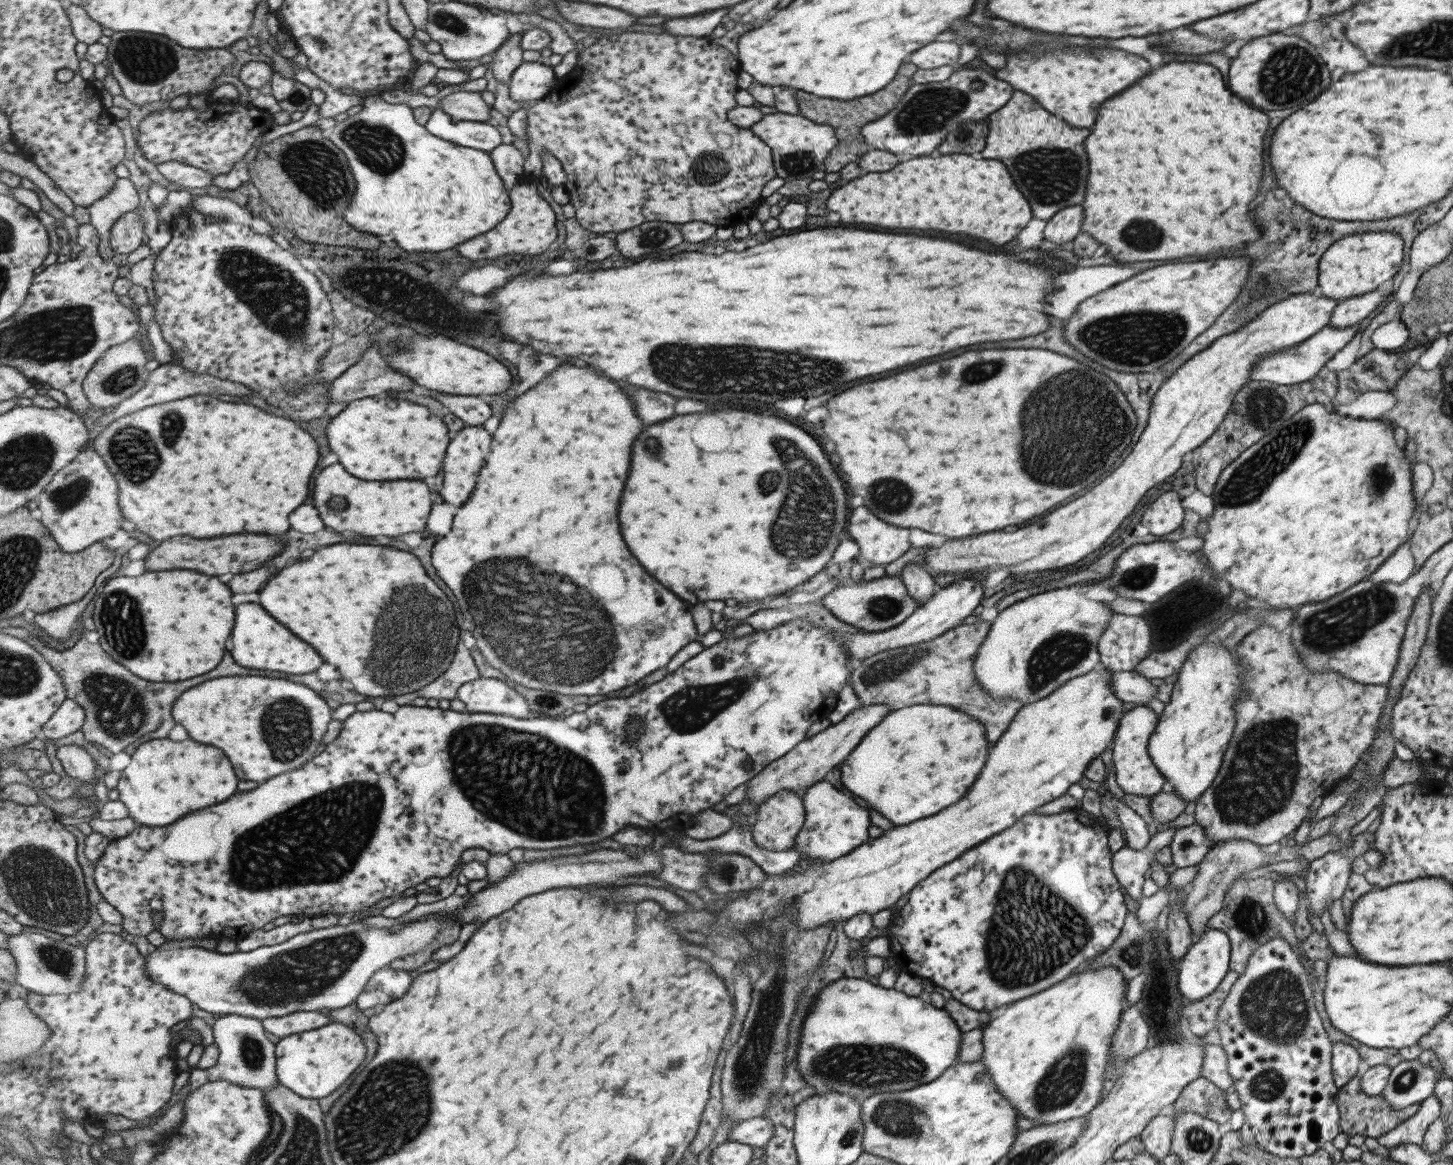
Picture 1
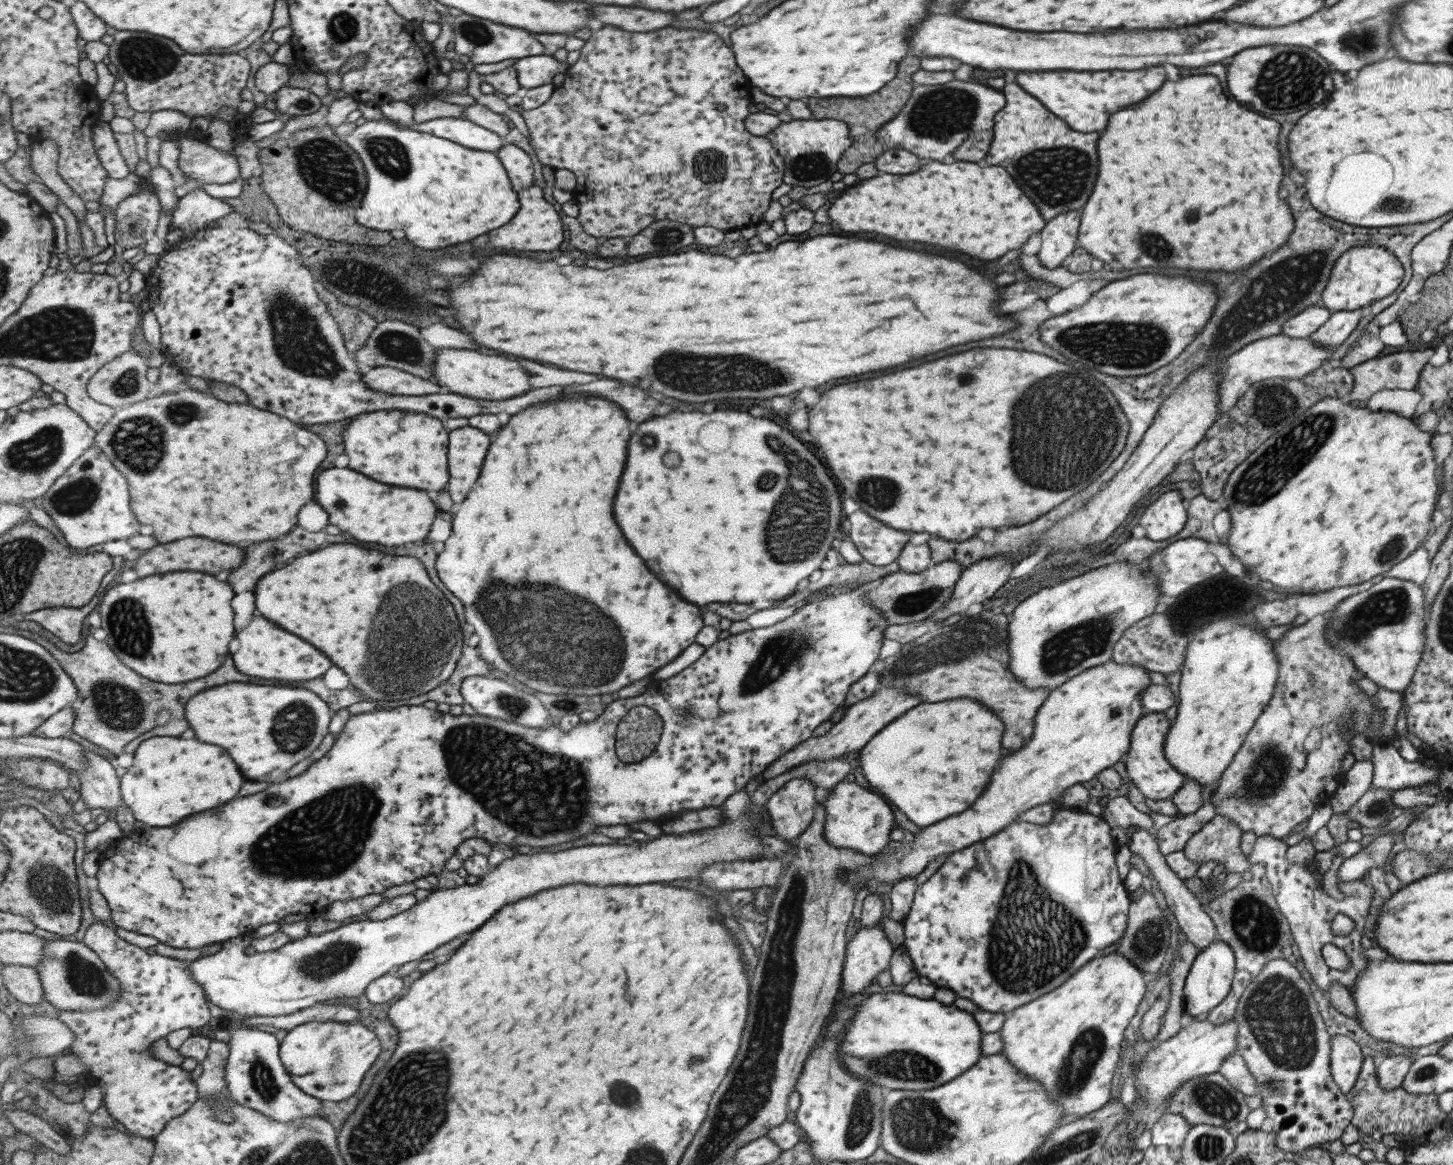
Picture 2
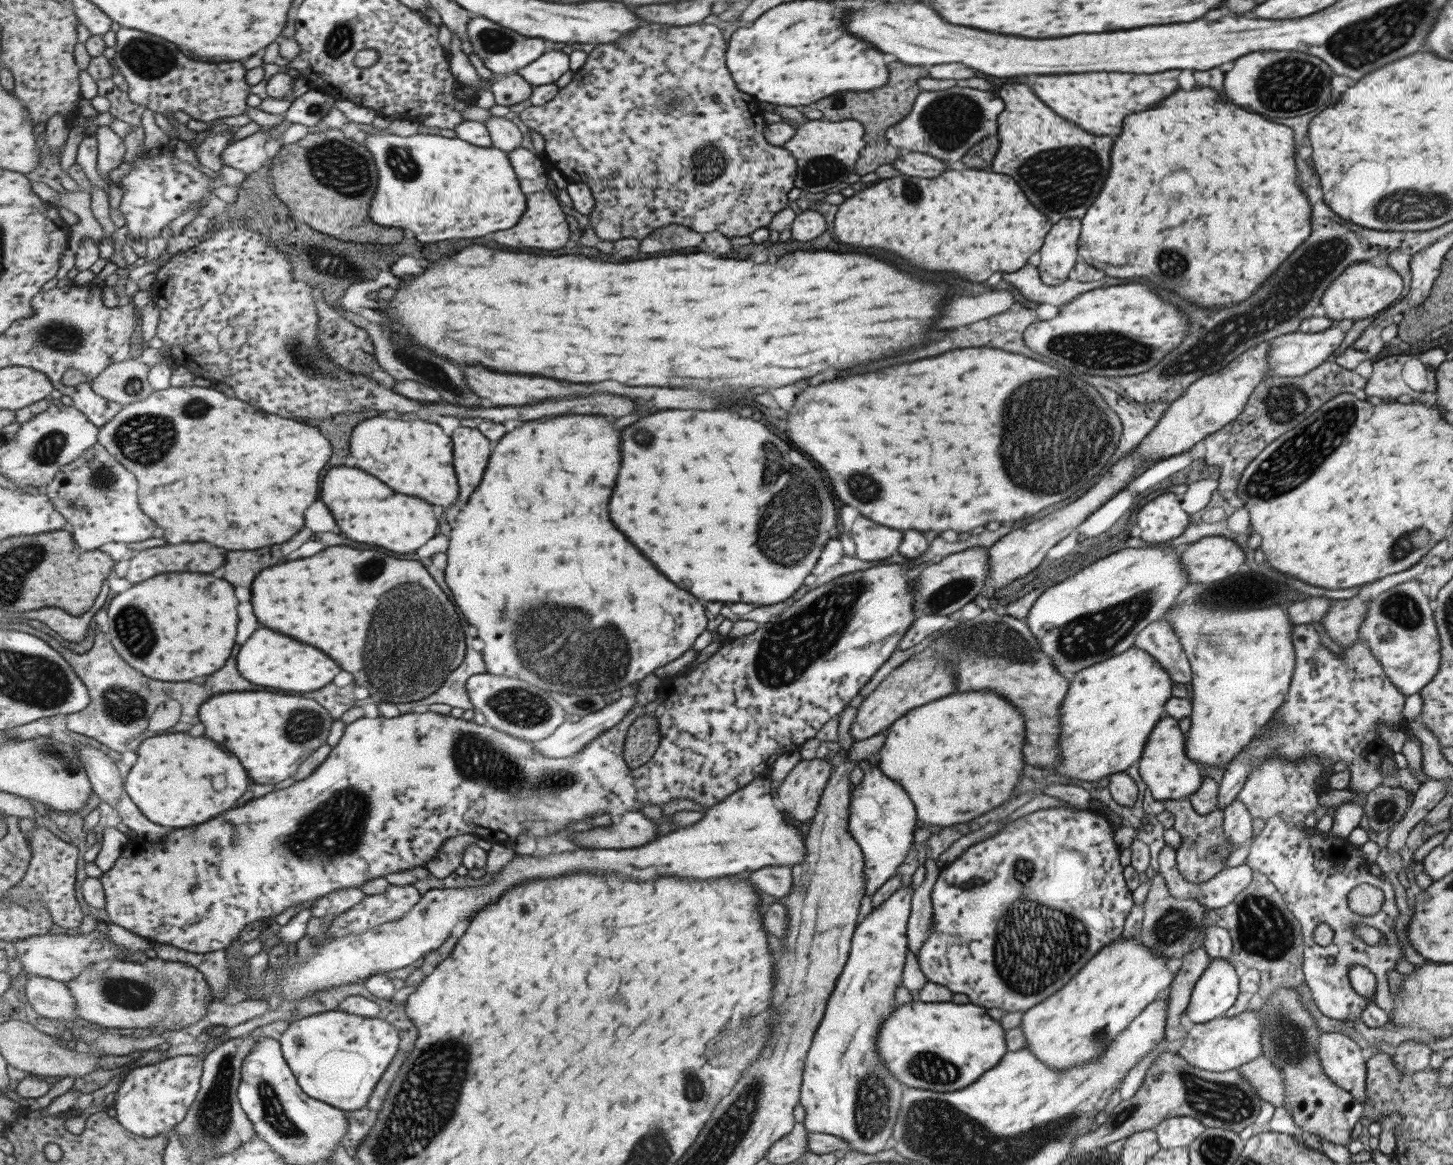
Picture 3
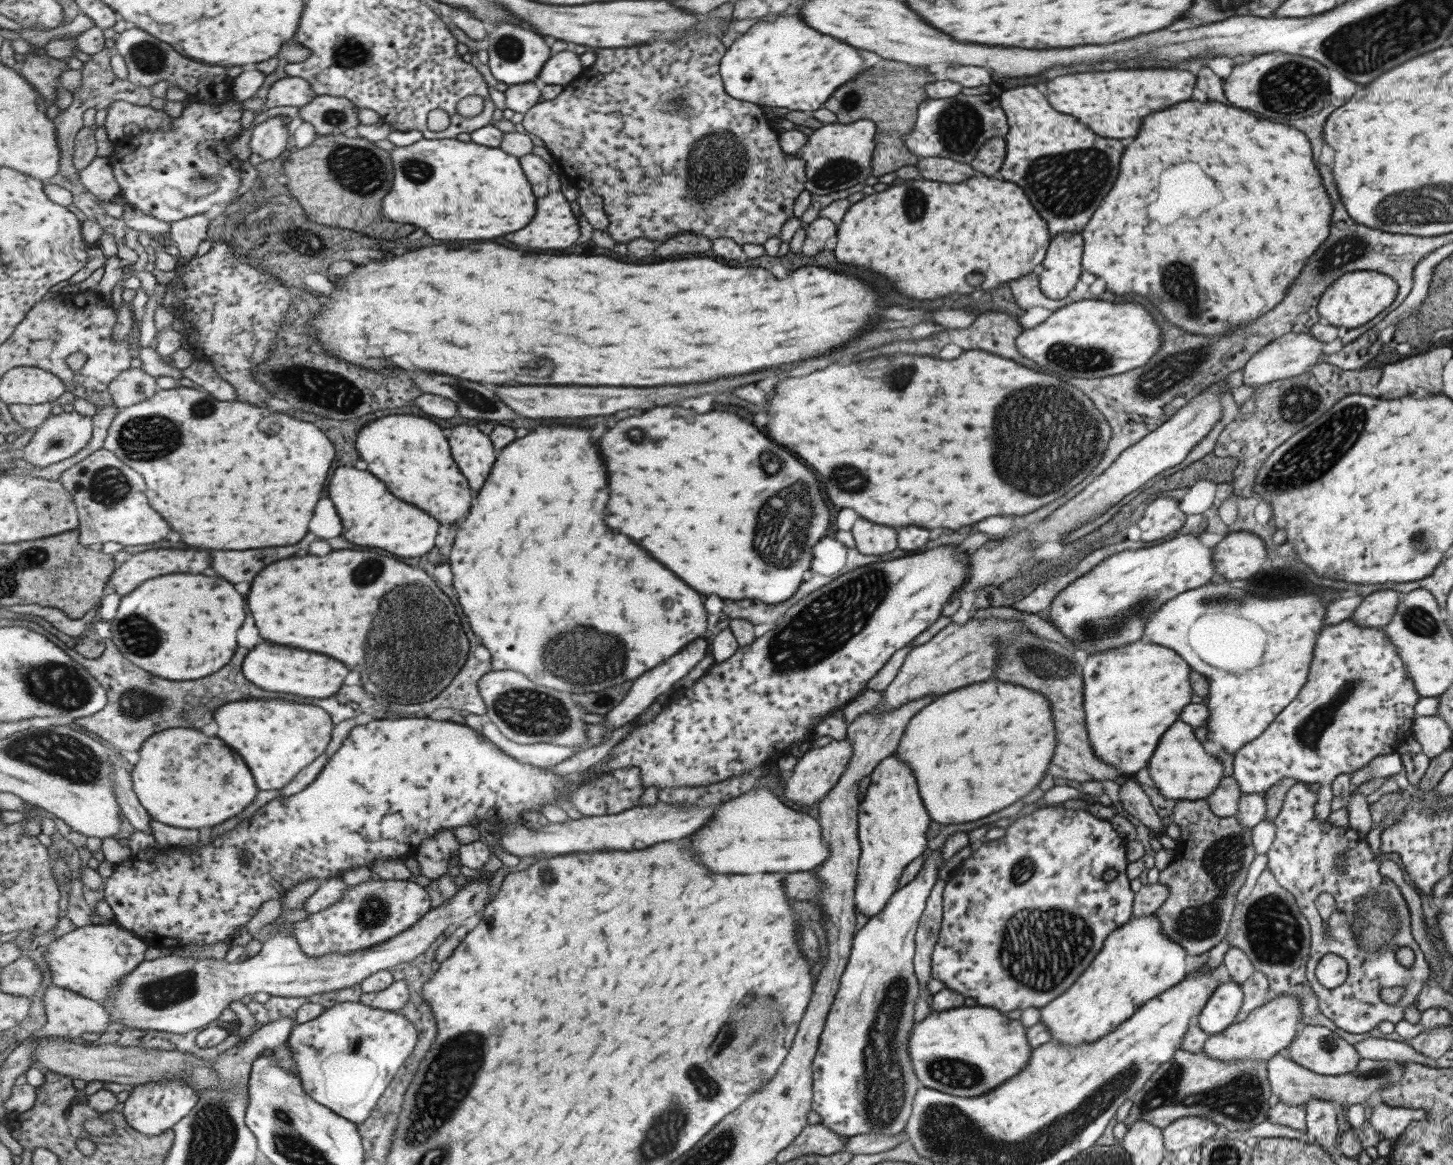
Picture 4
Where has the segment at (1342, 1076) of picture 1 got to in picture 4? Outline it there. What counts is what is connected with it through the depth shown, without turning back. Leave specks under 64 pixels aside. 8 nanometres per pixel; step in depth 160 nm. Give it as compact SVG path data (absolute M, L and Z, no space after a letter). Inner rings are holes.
M1305 1025L1288 1047L1295 1064L1325 1076L1347 1074L1360 1059L1354 1045L1324 1026ZM1371 1101L1373 1112L1369 1123L1371 1127L1384 1139L1395 1141L1397 1138L1402 1137L1406 1127L1411 1120L1421 1122L1425 1120L1427 1115L1423 1110L1408 1109L1403 1107L1390 1107L1381 1102Z

